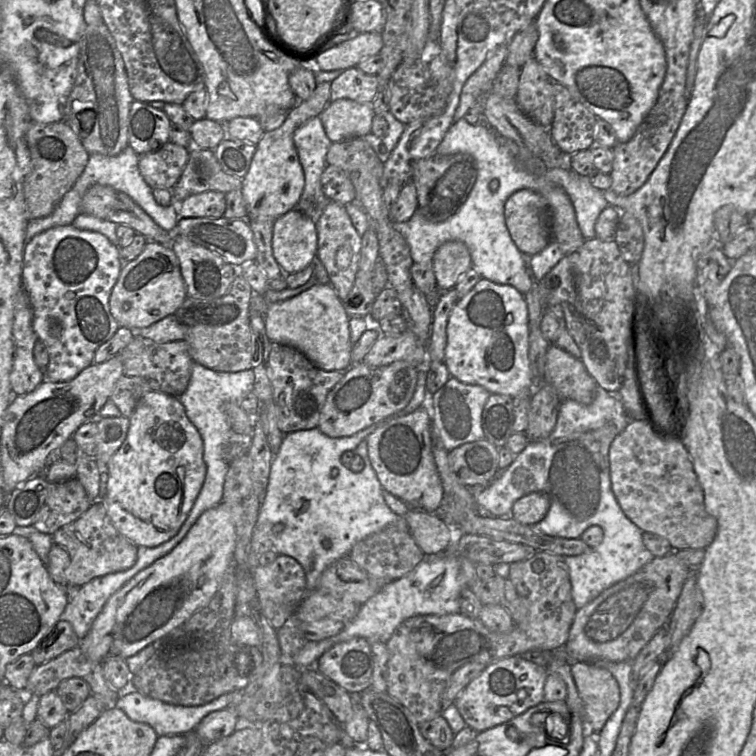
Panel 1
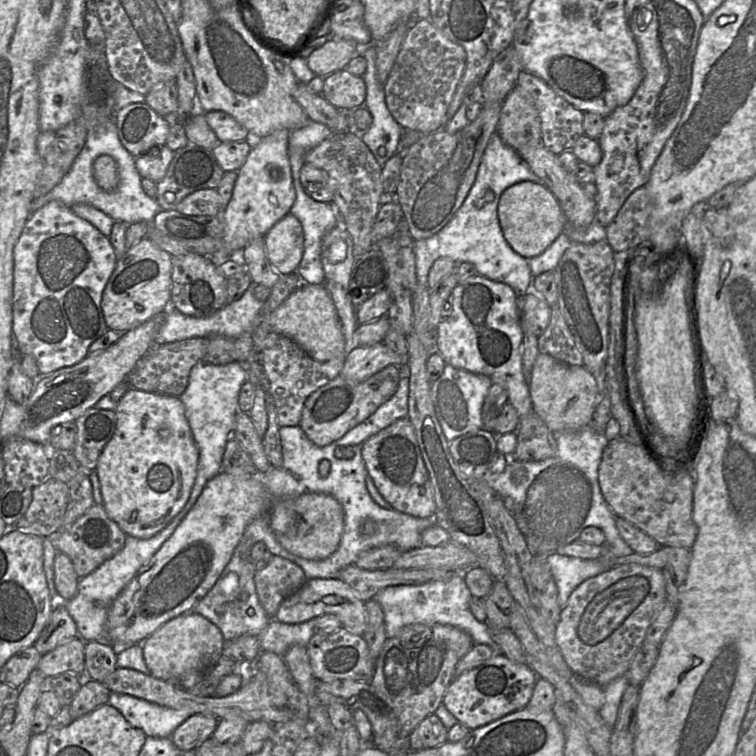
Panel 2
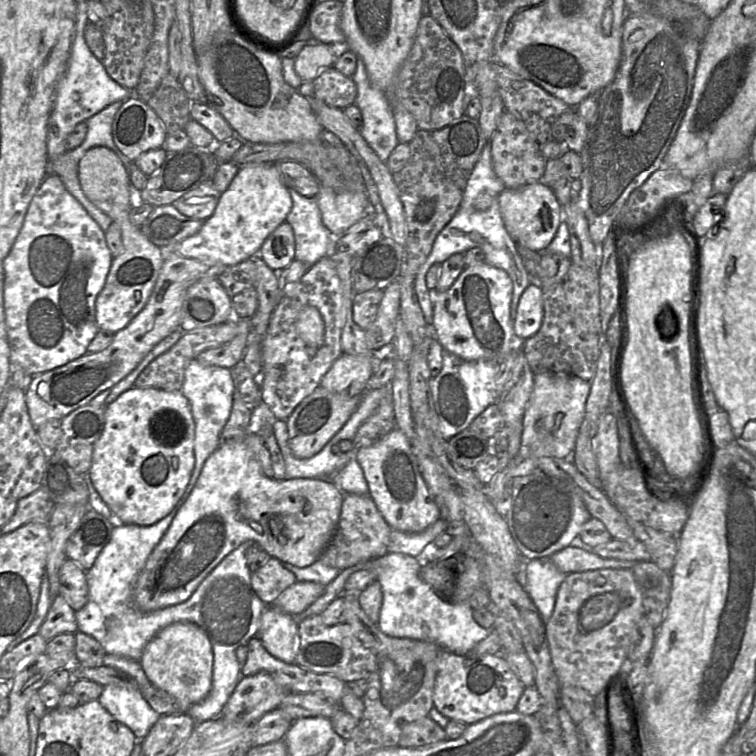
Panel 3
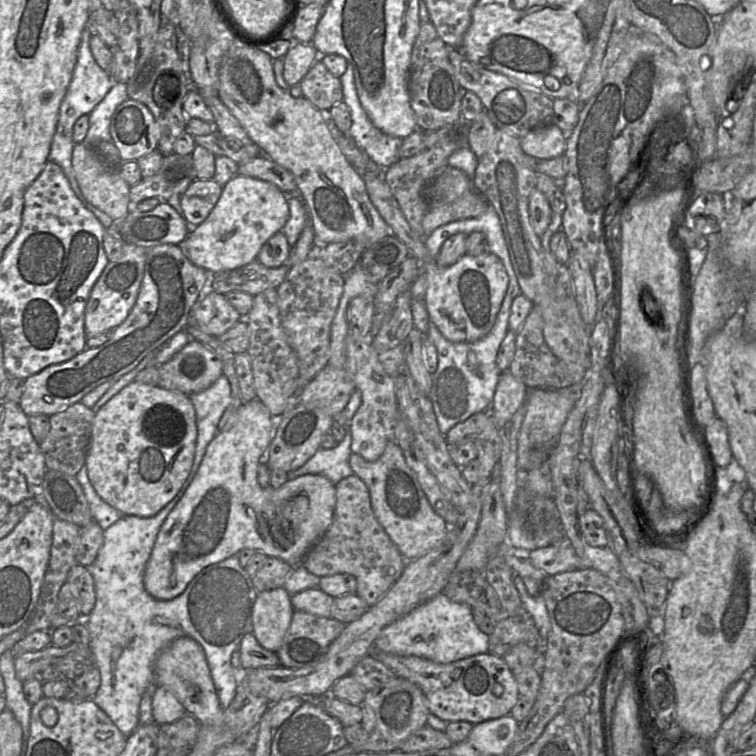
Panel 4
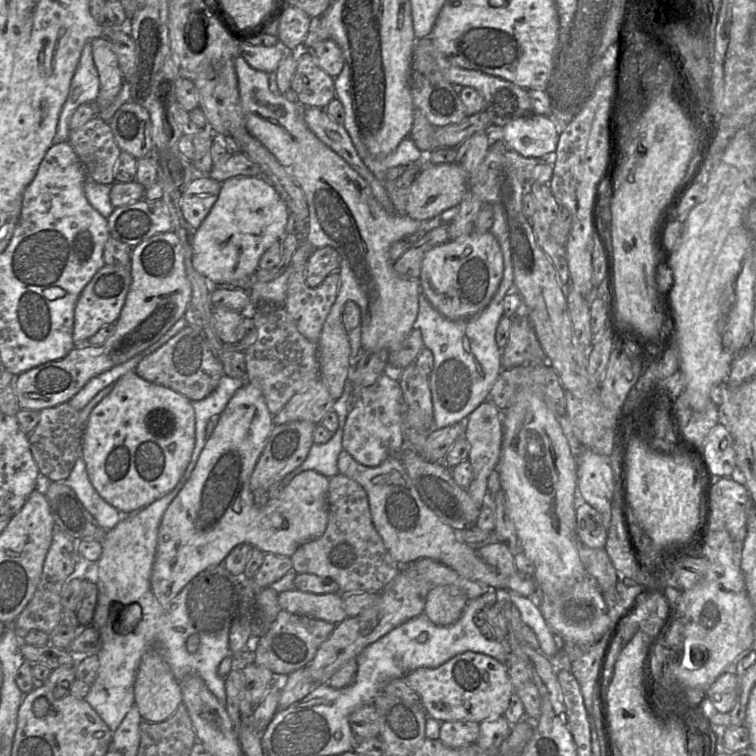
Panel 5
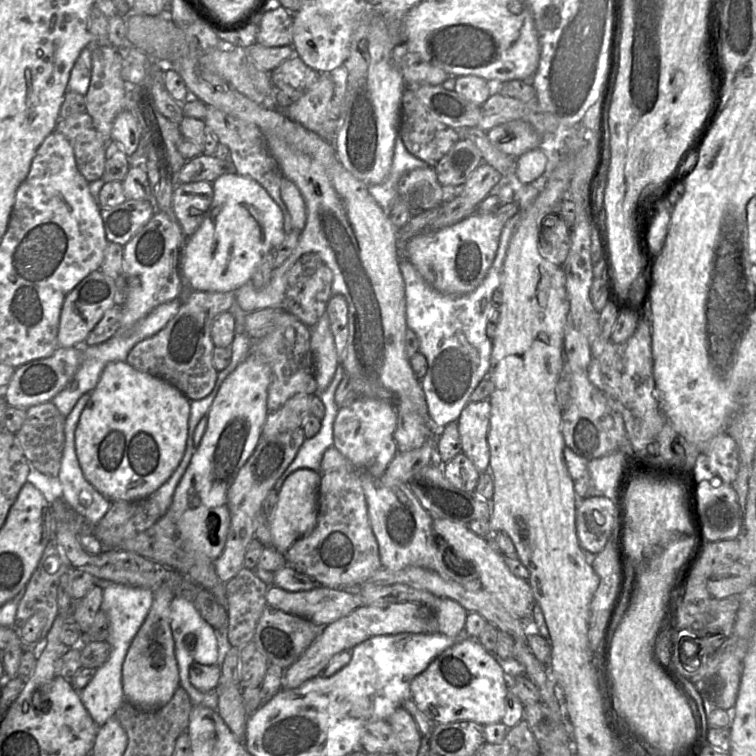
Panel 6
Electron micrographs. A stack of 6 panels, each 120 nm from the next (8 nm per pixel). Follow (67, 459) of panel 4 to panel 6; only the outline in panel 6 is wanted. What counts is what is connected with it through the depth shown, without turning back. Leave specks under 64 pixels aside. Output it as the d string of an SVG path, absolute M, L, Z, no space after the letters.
M48 401L27 408L25 421L15 433L31 467L47 476L57 477L59 474L65 444L65 422L66 416L52 401Z

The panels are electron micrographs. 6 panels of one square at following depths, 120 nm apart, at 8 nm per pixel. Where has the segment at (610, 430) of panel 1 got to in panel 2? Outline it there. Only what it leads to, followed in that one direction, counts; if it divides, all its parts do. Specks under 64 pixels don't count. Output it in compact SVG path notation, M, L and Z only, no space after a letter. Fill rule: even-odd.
M586 425L580 429L563 431L556 435L557 450L554 456L542 461L517 461L510 459L504 471L495 477L487 477L489 486L503 498L514 500L511 512L517 527L526 541L529 551L533 555L546 555L558 589L558 602L565 606L572 591L584 580L608 571L615 567L615 559L628 556L634 551L622 539L616 527L616 515L605 501L598 482L598 468L602 454L608 444L604 432ZM588 526L600 528L605 535L605 553L594 559L582 559L559 554L558 548L577 539Z

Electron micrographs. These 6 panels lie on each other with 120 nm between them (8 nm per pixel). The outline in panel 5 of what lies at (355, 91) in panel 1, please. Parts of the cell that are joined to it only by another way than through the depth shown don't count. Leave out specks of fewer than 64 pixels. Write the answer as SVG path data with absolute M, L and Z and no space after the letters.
M311 52L300 54L291 89L305 107L325 109L335 99L334 78L319 66Z

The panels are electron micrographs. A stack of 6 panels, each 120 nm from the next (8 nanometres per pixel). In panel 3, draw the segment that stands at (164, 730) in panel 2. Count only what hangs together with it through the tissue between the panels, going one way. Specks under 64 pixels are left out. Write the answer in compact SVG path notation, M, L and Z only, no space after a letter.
M134 682L108 684L98 698L101 705L142 740L161 715L151 708Z

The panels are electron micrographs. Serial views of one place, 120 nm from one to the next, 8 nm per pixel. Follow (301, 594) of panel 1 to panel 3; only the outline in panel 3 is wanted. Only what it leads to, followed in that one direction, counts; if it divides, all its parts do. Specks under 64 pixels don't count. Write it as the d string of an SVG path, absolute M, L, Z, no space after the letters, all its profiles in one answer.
M269 557L251 574L252 587L266 605L272 605L277 597L296 581L295 575L274 557Z

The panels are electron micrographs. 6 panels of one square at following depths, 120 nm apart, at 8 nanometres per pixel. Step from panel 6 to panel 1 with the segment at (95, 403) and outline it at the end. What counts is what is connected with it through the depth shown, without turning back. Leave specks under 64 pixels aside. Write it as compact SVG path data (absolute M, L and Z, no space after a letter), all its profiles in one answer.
M150 391L128 418L127 435L107 463L104 505L112 525L136 546L156 547L175 536L203 485L203 442L175 396Z

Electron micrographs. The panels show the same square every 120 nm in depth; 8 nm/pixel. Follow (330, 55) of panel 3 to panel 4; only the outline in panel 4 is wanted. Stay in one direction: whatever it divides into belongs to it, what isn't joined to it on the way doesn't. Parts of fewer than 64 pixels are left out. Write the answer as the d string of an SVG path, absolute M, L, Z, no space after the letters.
M294 44L284 57L283 77L290 85L301 82L320 54L312 44Z

